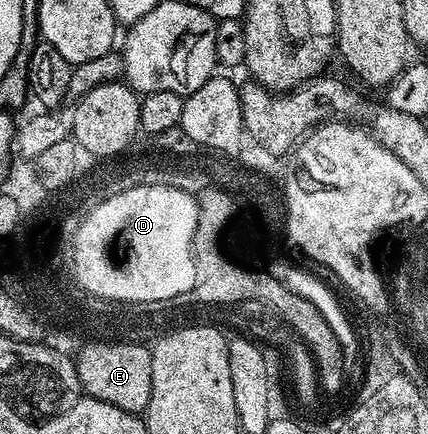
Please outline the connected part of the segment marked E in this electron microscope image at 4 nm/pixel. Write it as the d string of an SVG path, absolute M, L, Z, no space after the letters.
M90 340L75 353L75 364L84 396L111 403L128 413L144 414L151 399L151 349L124 341Z

